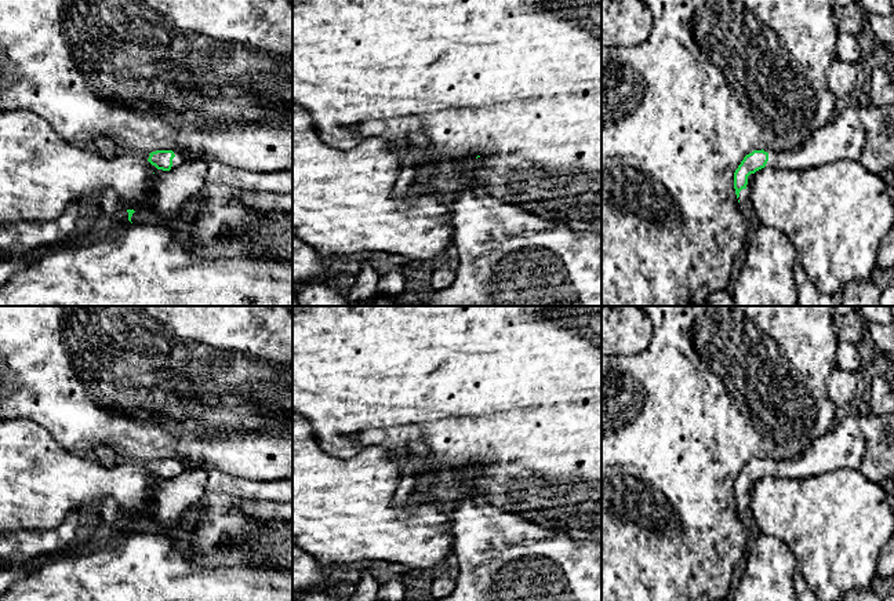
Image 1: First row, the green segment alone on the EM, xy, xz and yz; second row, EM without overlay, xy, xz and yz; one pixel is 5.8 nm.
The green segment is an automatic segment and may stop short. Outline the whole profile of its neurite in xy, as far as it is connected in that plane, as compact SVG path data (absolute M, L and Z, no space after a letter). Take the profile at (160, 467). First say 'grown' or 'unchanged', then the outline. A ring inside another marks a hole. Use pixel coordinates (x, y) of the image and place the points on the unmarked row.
grown; M156 459L145 465L150 471L150 480L170 480L185 470L185 466L175 459Z

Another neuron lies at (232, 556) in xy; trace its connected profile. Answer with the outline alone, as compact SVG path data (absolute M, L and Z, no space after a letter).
M239 544L211 549L207 553L200 554L199 558L201 560L203 564L219 567L243 567L244 564L250 567L270 565L270 557L244 554Z

